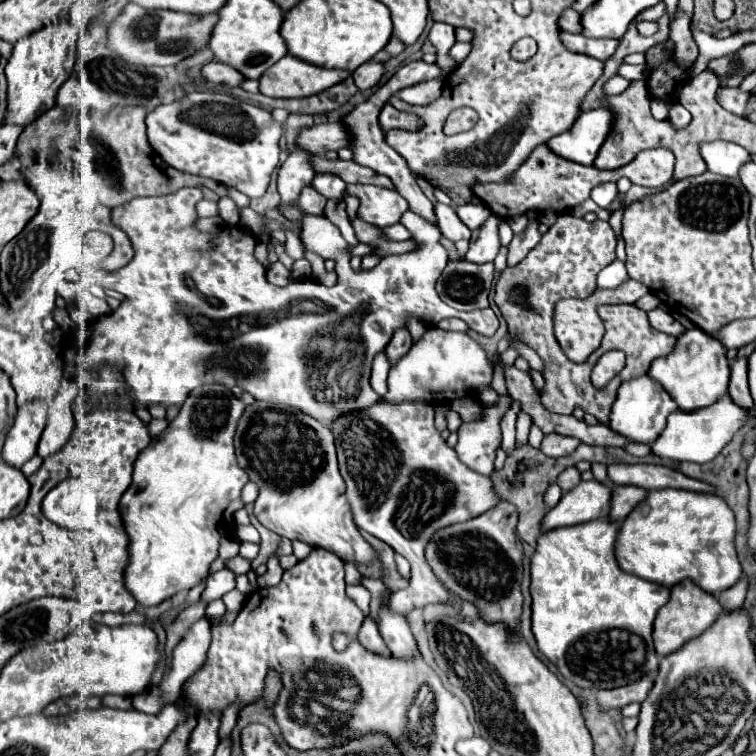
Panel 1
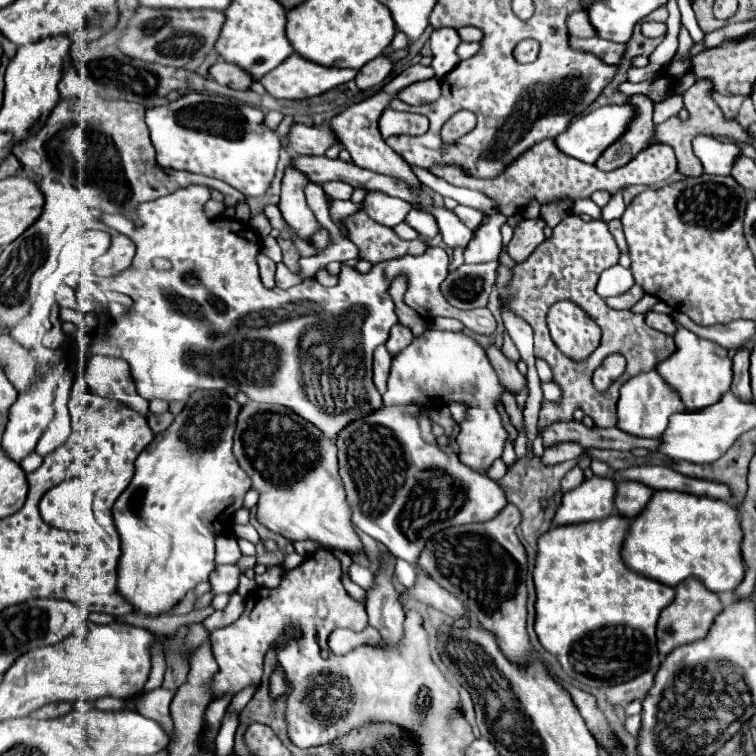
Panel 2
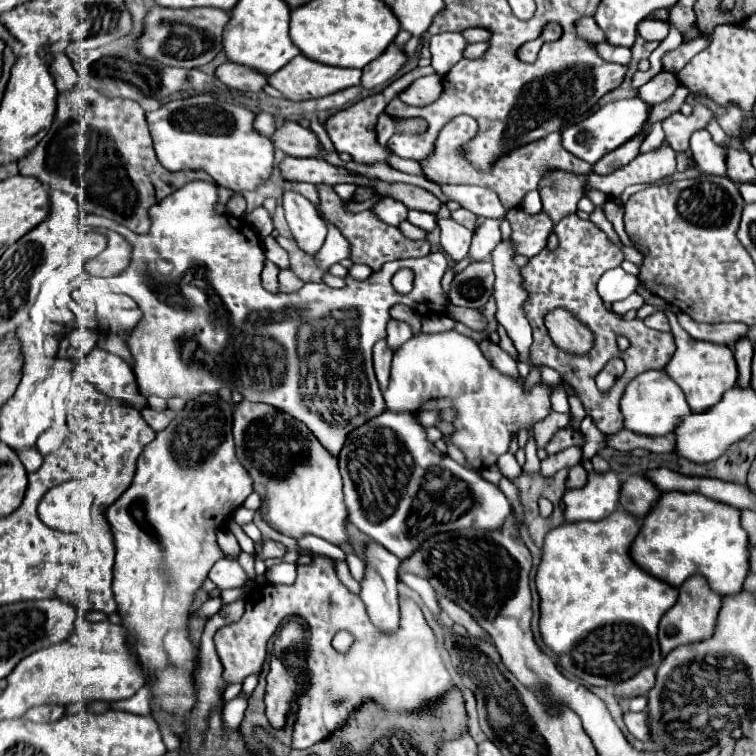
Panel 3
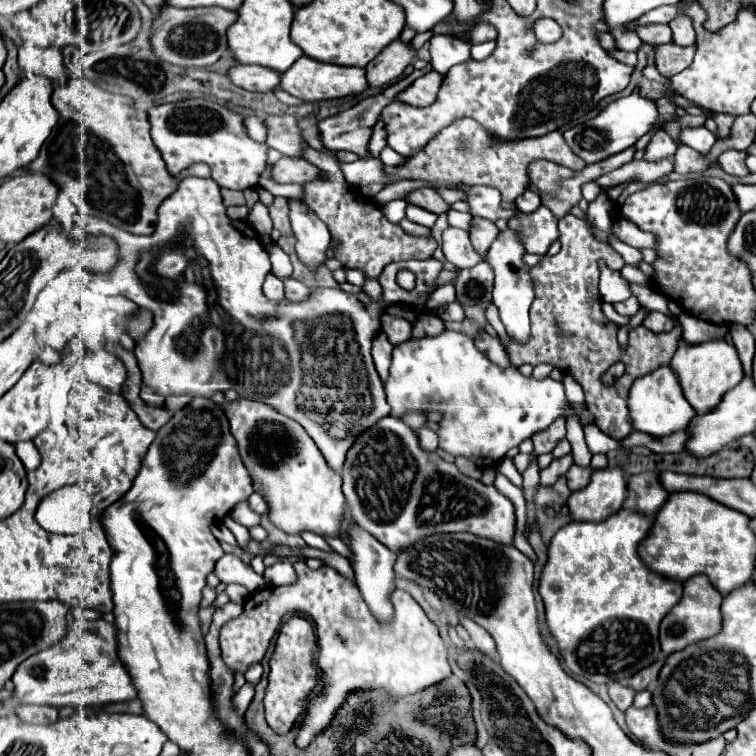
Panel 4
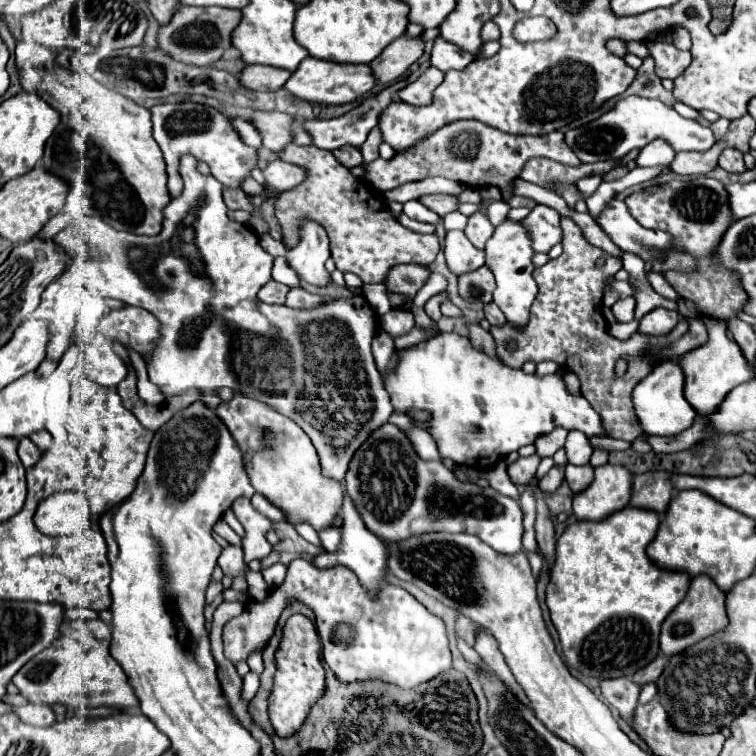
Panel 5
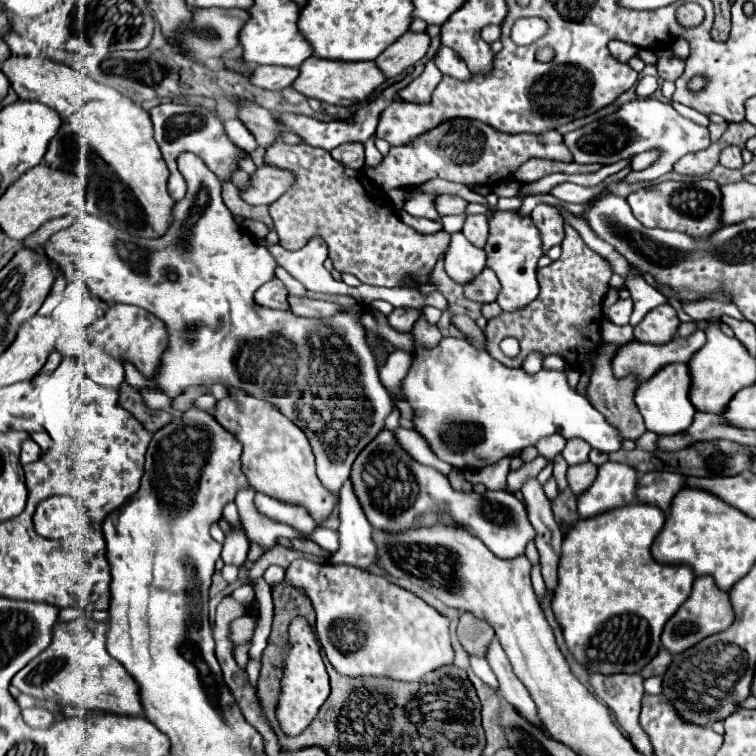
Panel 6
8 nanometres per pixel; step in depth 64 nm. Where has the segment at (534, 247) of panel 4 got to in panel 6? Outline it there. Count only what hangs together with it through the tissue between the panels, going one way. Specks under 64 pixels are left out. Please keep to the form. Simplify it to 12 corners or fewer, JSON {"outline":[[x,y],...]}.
{"outline":[[538,204],[532,220],[544,252],[564,240],[564,218],[554,206]]}

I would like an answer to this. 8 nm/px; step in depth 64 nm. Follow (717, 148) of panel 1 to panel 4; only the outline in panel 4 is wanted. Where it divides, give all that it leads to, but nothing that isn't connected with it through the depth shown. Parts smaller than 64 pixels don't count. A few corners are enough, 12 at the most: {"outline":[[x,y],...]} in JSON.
{"outline":[[704,126],[682,128],[680,144],[708,154],[716,136]]}

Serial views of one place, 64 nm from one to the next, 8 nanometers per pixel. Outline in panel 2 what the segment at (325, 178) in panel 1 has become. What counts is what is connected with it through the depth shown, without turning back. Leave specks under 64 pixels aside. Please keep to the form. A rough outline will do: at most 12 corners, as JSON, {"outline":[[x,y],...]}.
{"outline":[[326,182],[322,188],[336,200],[350,200],[354,188],[346,182]]}

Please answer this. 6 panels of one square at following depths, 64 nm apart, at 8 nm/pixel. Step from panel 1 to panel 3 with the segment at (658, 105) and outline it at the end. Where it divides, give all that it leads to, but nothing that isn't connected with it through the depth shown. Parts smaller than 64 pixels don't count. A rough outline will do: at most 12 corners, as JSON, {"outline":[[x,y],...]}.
{"outline":[[662,122],[653,125],[651,133],[641,144],[643,154],[659,147],[665,134]]}

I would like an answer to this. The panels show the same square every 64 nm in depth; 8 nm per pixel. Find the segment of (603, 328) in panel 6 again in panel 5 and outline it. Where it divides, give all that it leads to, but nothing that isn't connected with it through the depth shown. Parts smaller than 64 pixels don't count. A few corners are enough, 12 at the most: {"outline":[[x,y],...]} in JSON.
{"outline":[[636,320],[608,324],[608,334],[625,341],[636,332]]}

